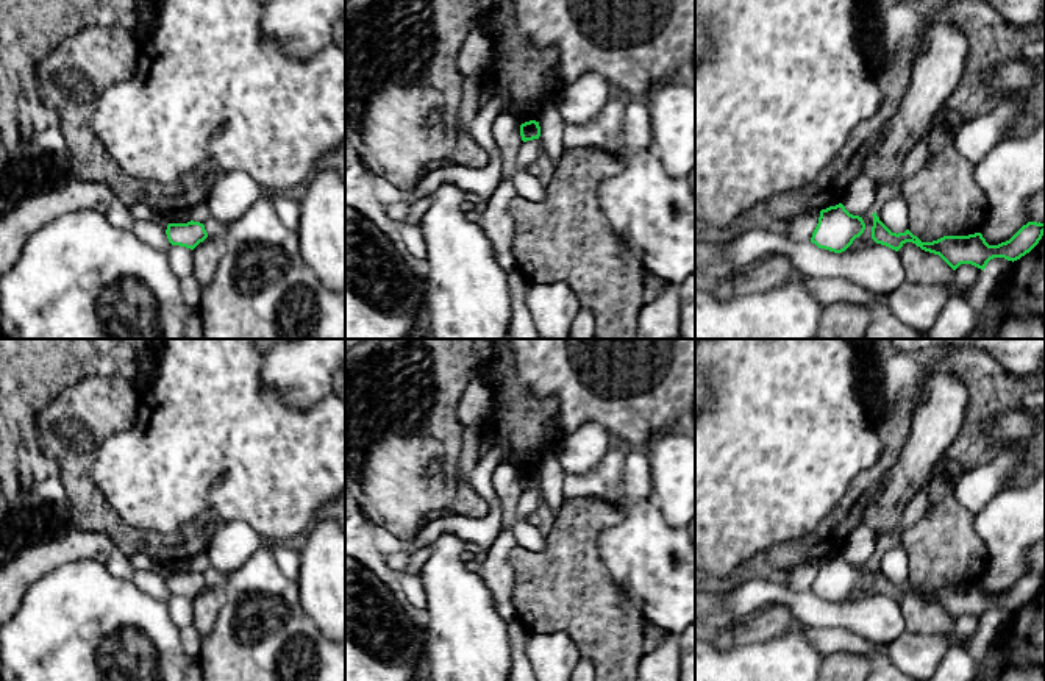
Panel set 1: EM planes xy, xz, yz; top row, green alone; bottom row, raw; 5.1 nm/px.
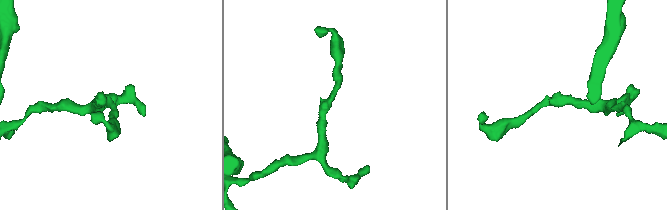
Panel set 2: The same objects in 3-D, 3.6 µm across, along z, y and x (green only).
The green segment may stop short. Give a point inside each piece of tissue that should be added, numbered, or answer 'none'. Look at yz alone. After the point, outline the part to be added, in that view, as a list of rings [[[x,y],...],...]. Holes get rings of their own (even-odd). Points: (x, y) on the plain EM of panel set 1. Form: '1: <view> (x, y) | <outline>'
none

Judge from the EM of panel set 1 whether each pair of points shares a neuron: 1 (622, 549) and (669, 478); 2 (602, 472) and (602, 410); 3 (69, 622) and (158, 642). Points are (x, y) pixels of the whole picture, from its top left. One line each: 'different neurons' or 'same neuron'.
1: different neurons
2: different neurons
3: same neuron

